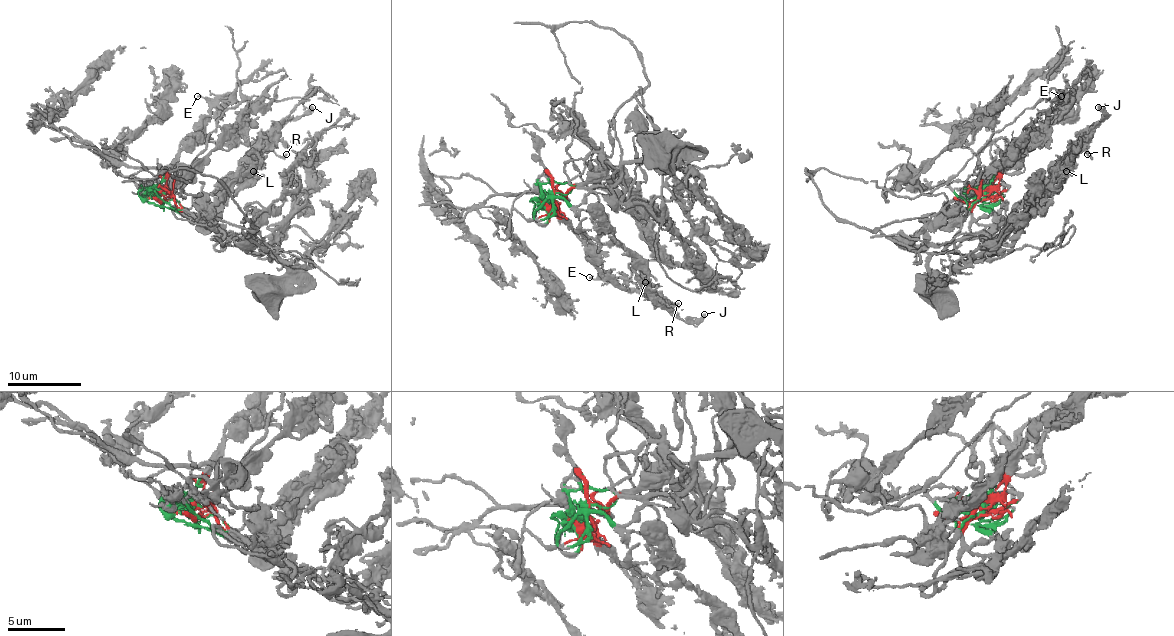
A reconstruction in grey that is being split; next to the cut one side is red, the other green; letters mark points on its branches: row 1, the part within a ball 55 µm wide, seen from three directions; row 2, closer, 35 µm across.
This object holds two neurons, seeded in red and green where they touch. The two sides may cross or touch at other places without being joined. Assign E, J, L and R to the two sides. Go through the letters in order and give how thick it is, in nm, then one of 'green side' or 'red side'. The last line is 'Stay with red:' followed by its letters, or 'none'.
E: 150 nm thick; red side
J: 240 nm thick; green side
L: 240 nm thick; green side
R: 200 nm thick; green side
Stay with red: E

